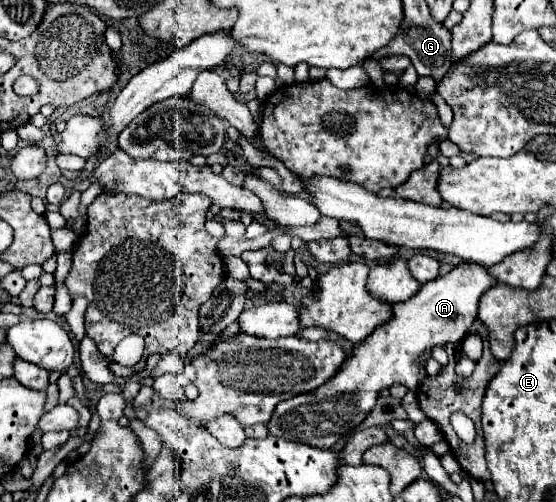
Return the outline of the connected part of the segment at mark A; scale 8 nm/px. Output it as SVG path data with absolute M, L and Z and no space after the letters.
M463 262L449 274L423 284L409 300L393 304L391 320L375 328L367 340L353 346L337 376L315 388L315 392L305 392L303 396L277 404L273 418L267 424L269 434L315 448L331 448L339 438L349 434L367 418L383 388L403 384L415 392L427 378L423 354L435 346L461 342L477 318L477 302L481 294L493 284L495 280L491 280L487 268Z

